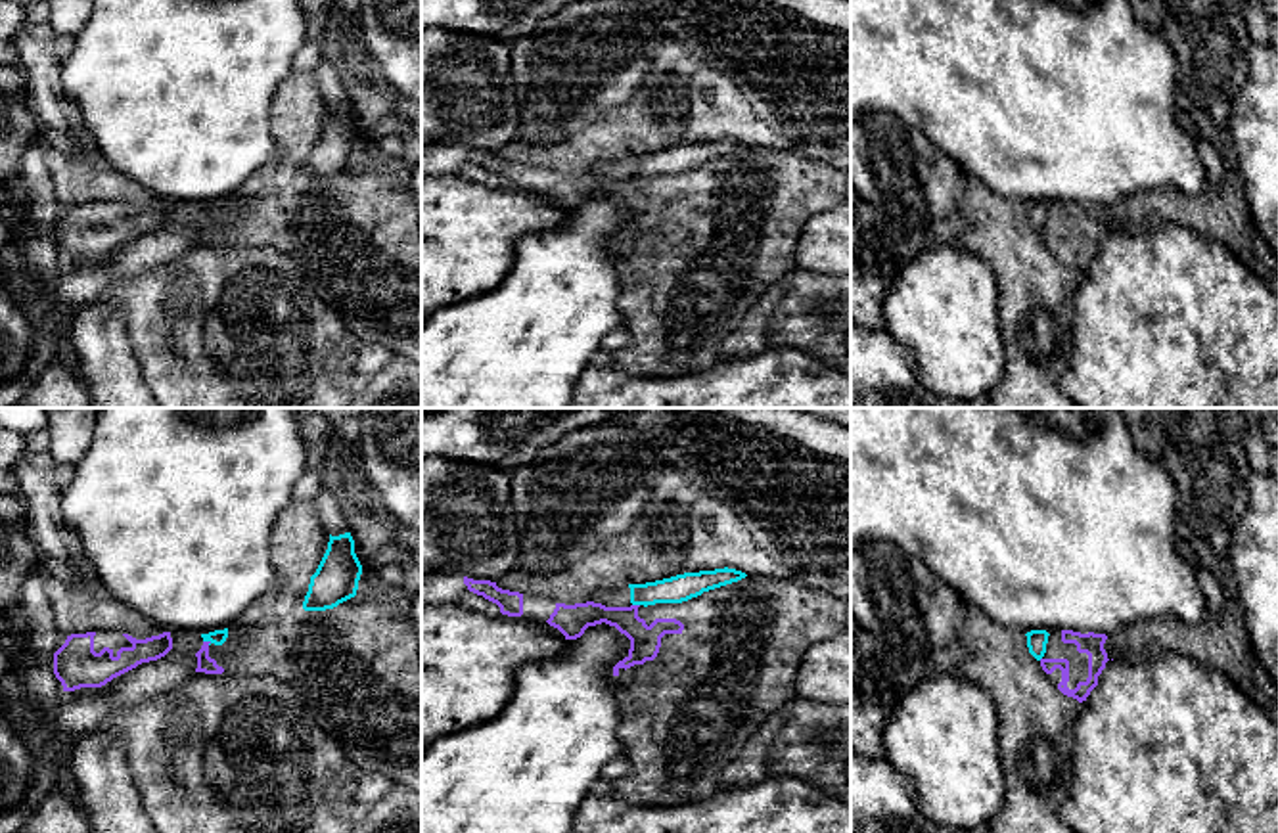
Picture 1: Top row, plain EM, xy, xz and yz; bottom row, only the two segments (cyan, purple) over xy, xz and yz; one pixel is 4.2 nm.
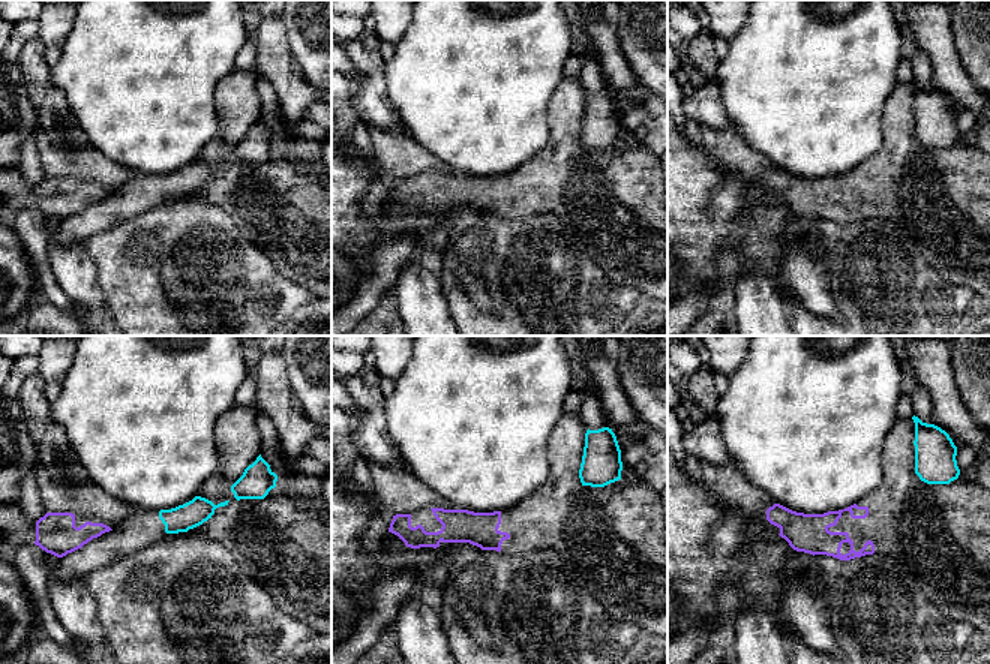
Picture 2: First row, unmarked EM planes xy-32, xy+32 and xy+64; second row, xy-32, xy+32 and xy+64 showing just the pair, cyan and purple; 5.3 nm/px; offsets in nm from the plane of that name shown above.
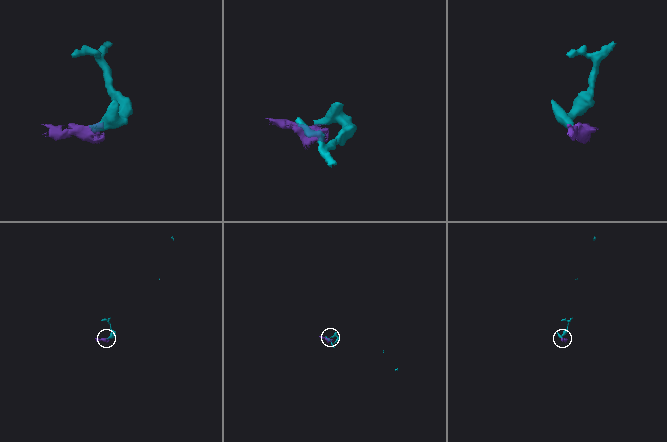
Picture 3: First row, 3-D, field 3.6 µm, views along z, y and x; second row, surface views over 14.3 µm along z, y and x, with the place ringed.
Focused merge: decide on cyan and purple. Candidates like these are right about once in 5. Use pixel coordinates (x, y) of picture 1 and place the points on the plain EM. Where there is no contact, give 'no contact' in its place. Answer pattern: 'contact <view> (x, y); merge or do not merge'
contact xy (207, 211); do not merge

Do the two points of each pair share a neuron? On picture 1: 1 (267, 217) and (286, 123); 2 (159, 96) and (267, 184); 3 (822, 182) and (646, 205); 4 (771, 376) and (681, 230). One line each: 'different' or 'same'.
1: same
2: different
3: same
4: different

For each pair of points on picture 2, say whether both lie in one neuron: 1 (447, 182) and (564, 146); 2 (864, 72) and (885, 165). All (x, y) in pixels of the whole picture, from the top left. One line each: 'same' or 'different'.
1: same
2: different

